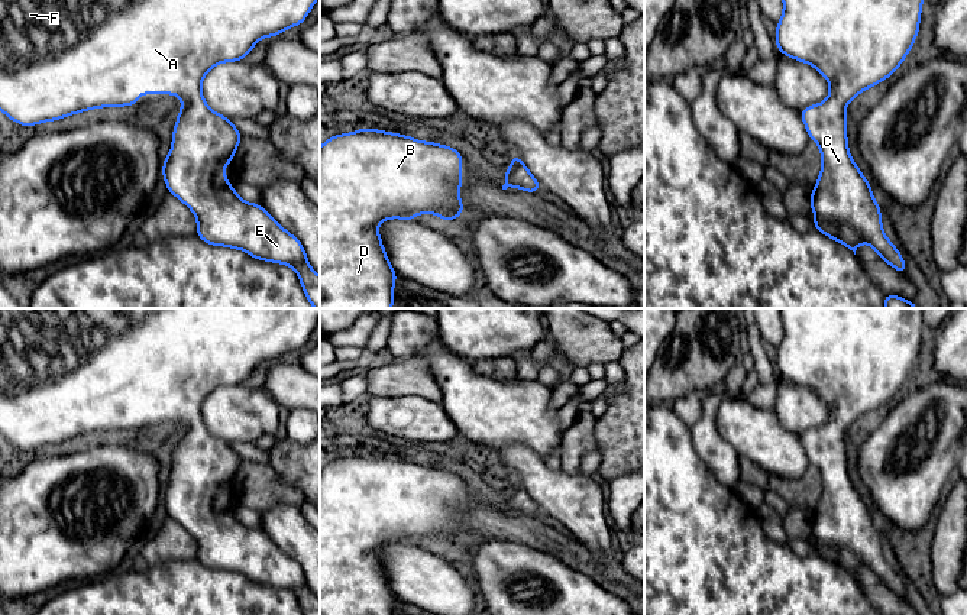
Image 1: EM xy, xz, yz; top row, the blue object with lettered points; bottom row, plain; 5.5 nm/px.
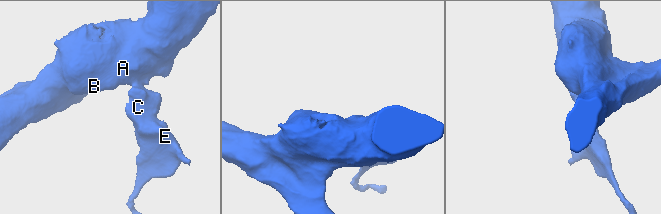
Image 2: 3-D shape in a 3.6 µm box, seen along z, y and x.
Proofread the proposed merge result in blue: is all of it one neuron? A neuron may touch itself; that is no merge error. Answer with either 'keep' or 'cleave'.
keep

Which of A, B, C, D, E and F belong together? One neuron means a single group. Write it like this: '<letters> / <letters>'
A B C D E F

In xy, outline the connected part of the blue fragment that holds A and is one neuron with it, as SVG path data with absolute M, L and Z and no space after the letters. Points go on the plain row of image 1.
M0 308L0 434L20 450L58 444L97 431L138 430L139 418L177 418L184 428L172 454L172 470L164 483L162 499L168 515L181 524L197 541L197 560L213 570L240 573L258 585L282 588L295 593L304 615L320 615L320 601L310 590L301 566L288 557L262 530L243 525L224 499L224 489L233 486L240 467L230 443L213 436L201 418L204 399L217 388L243 385L259 363L278 360L301 349L320 321L320 308Z

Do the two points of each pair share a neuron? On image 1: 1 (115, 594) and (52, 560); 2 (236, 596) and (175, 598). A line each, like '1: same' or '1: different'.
1: different
2: same

